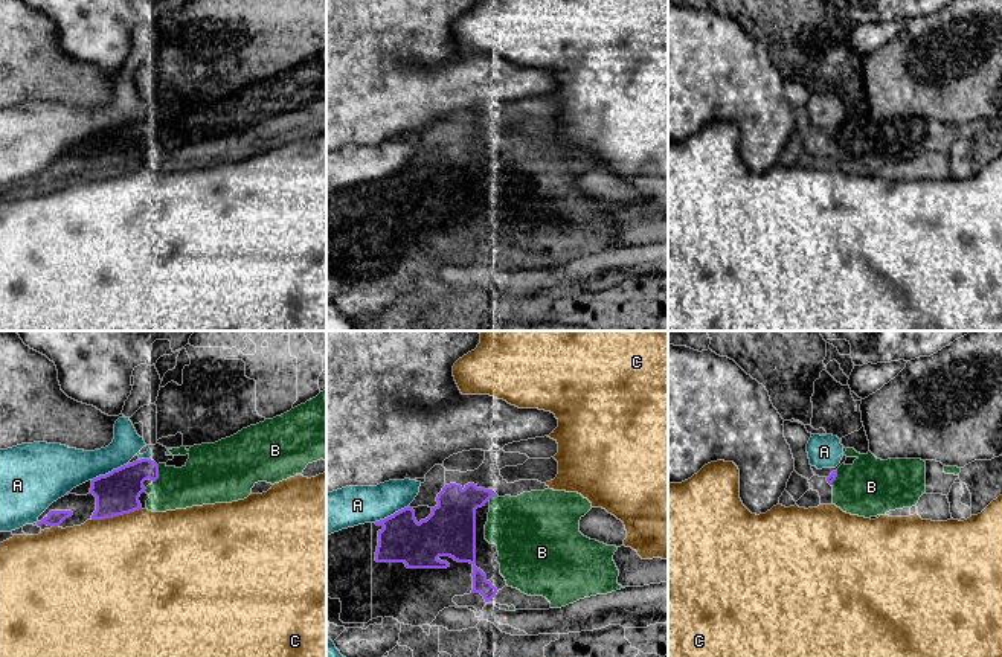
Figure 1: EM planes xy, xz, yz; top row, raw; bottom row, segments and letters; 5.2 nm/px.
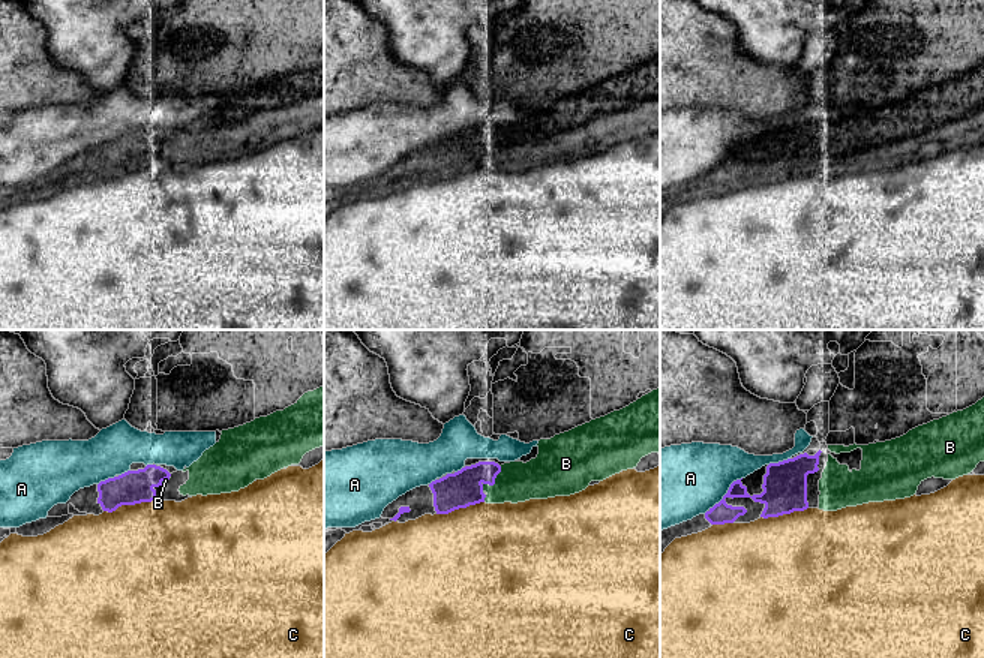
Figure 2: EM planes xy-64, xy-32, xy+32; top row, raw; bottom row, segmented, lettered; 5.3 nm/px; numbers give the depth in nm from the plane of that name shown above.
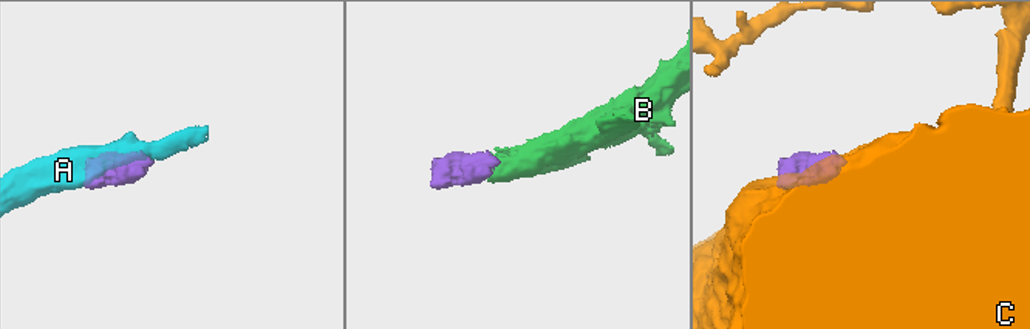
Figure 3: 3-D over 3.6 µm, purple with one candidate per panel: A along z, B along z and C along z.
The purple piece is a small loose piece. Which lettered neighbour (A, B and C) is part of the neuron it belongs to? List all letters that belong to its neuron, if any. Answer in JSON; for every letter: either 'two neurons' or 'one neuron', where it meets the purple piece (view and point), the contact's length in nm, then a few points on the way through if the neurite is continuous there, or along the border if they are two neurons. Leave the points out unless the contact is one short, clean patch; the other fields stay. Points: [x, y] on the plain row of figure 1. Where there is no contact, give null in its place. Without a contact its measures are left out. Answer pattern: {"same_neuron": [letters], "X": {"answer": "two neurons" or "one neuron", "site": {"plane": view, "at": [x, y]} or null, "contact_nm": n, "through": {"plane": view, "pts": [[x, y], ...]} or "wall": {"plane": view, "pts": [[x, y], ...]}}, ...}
{"same_neuron": ["B"], "A": {"answer": "two neurons", "site": {"plane": "xy", "at": [112, 130]}, "contact_nm": 220}, "B": {"answer": "one neuron", "site": {"plane": "xy", "at": [157, 133]}, "contact_nm": 100}, "C": {"answer": "two neurons", "site": {"plane": "xy", "at": [115, 174]}, "contact_nm": 280}}

